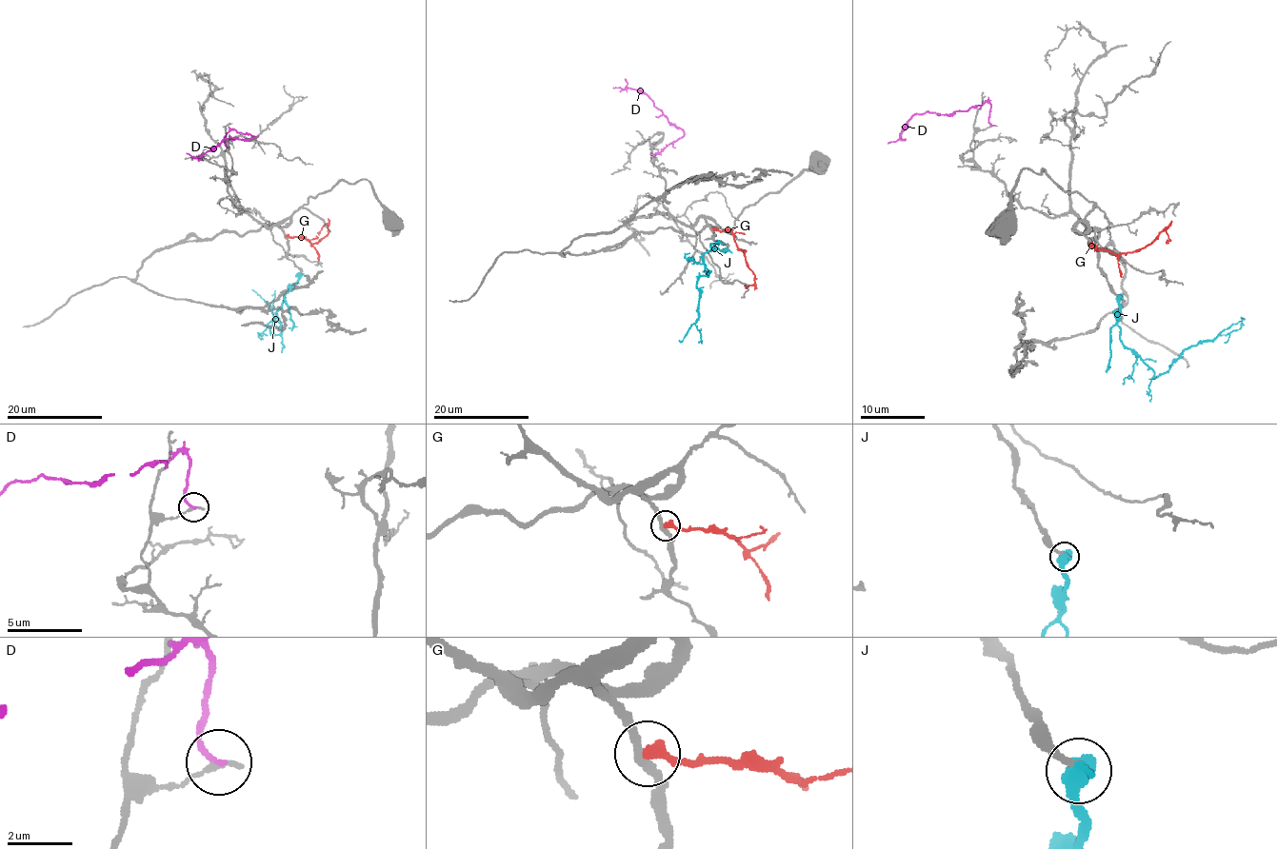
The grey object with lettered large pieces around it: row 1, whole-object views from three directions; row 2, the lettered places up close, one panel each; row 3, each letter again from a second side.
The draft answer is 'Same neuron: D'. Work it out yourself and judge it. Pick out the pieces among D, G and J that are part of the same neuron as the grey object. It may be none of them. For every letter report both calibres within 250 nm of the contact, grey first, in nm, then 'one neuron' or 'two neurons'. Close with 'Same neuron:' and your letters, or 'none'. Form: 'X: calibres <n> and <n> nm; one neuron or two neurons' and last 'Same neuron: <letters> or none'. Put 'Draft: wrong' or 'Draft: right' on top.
Draft: wrong
D: calibres 180 and 170 nm; two neurons
G: calibres 280 and 360 nm; two neurons
J: calibres 200 and 750 nm; two neurons
Same neuron: none

